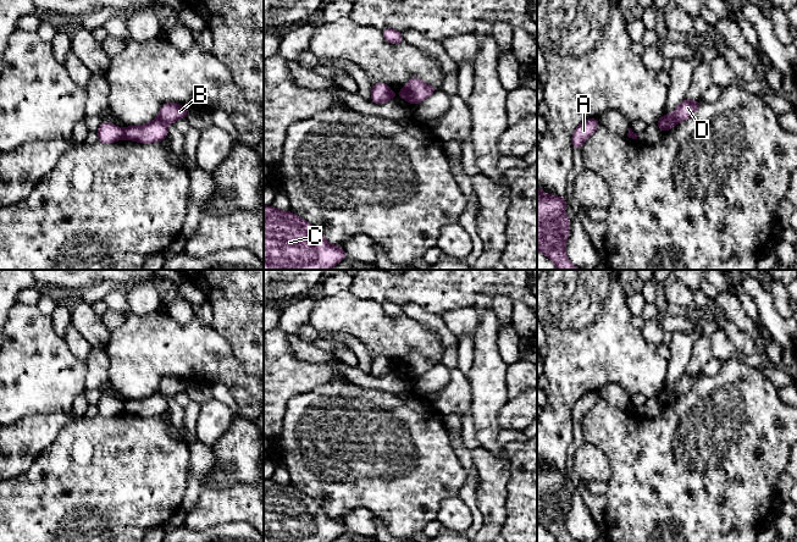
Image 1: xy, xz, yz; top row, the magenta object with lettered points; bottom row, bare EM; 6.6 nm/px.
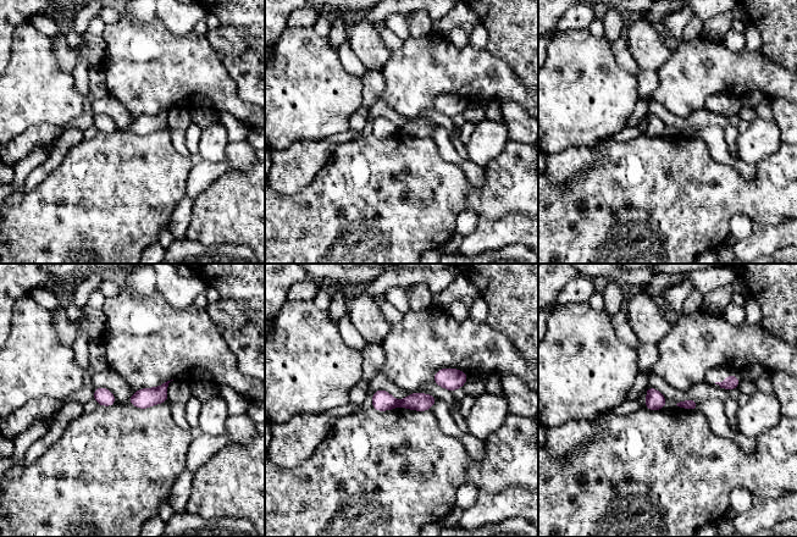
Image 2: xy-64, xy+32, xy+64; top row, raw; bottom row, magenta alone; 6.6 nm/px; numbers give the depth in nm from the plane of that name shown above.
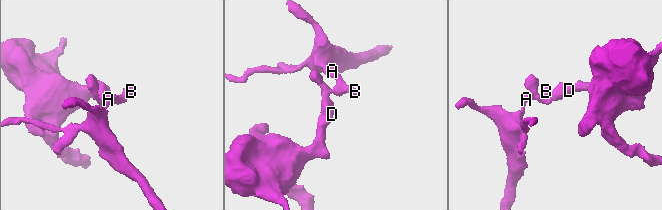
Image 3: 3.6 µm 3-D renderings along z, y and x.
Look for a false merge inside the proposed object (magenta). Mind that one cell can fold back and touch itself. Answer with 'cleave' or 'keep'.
cleave

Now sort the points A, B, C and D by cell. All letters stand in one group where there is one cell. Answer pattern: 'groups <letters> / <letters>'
groups A B / C D

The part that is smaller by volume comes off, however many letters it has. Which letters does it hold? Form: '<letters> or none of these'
C, D

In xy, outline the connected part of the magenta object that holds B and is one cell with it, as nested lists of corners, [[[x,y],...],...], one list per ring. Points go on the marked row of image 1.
[[[165,103],[154,121],[140,126],[127,126],[123,129],[124,139],[144,144],[162,142],[168,137],[167,126],[177,120],[186,118],[189,111],[190,109],[182,105]]]

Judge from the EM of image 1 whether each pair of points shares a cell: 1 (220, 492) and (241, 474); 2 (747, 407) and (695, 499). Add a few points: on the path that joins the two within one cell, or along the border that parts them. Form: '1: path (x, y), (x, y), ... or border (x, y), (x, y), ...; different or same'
1: border (205, 484), (212, 471), (228, 470), (250, 486); different
2: path (732, 430), (728, 441), (701, 471), (701, 476); same

